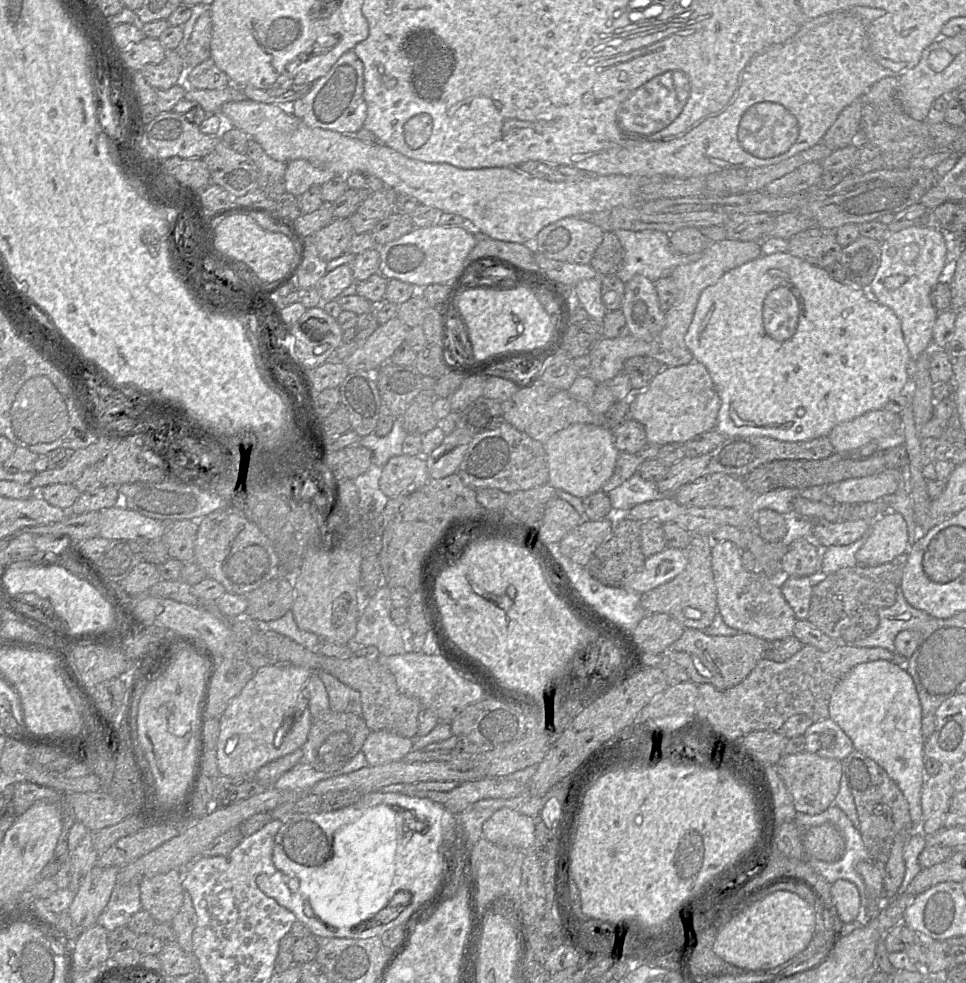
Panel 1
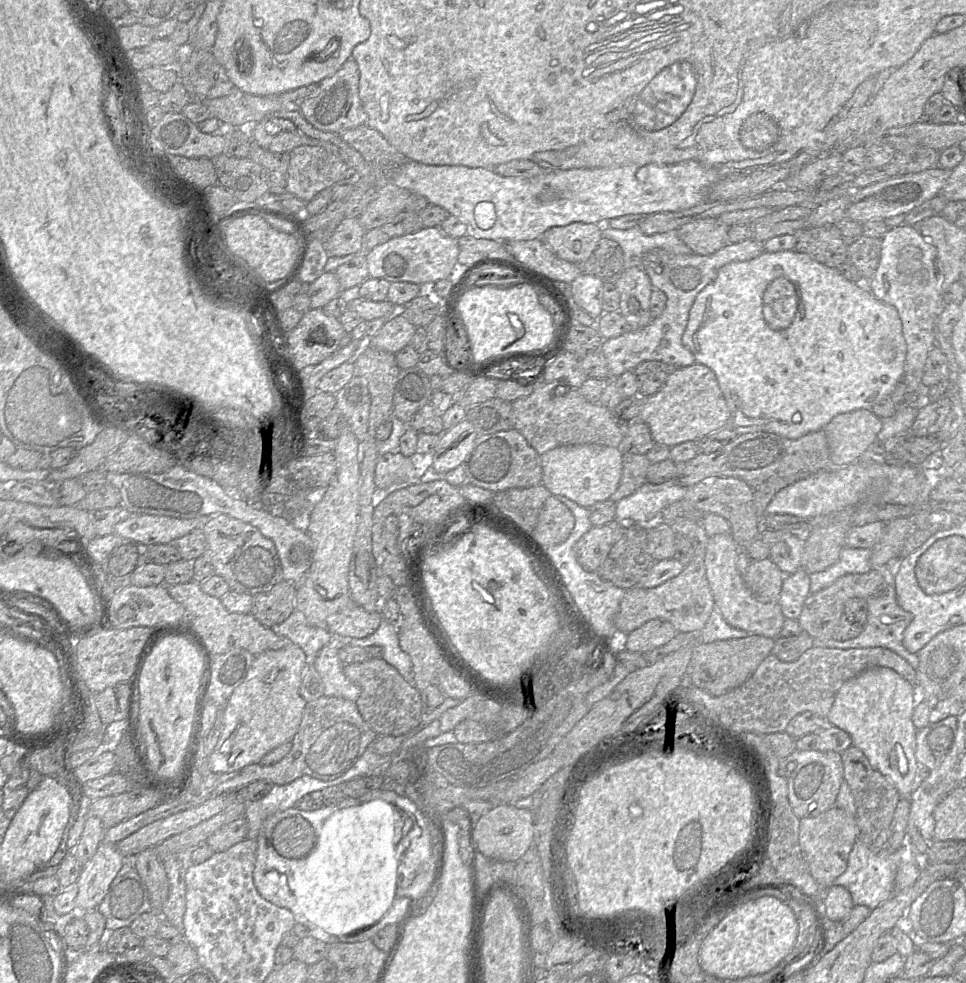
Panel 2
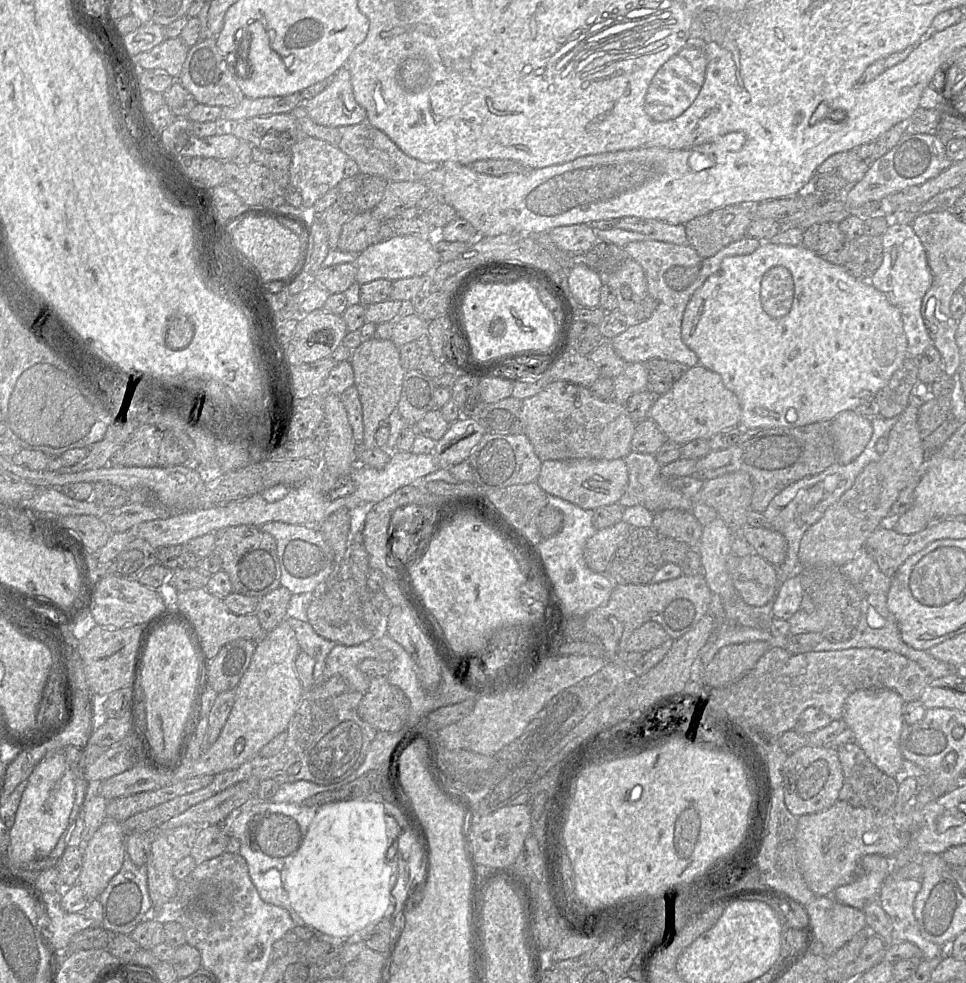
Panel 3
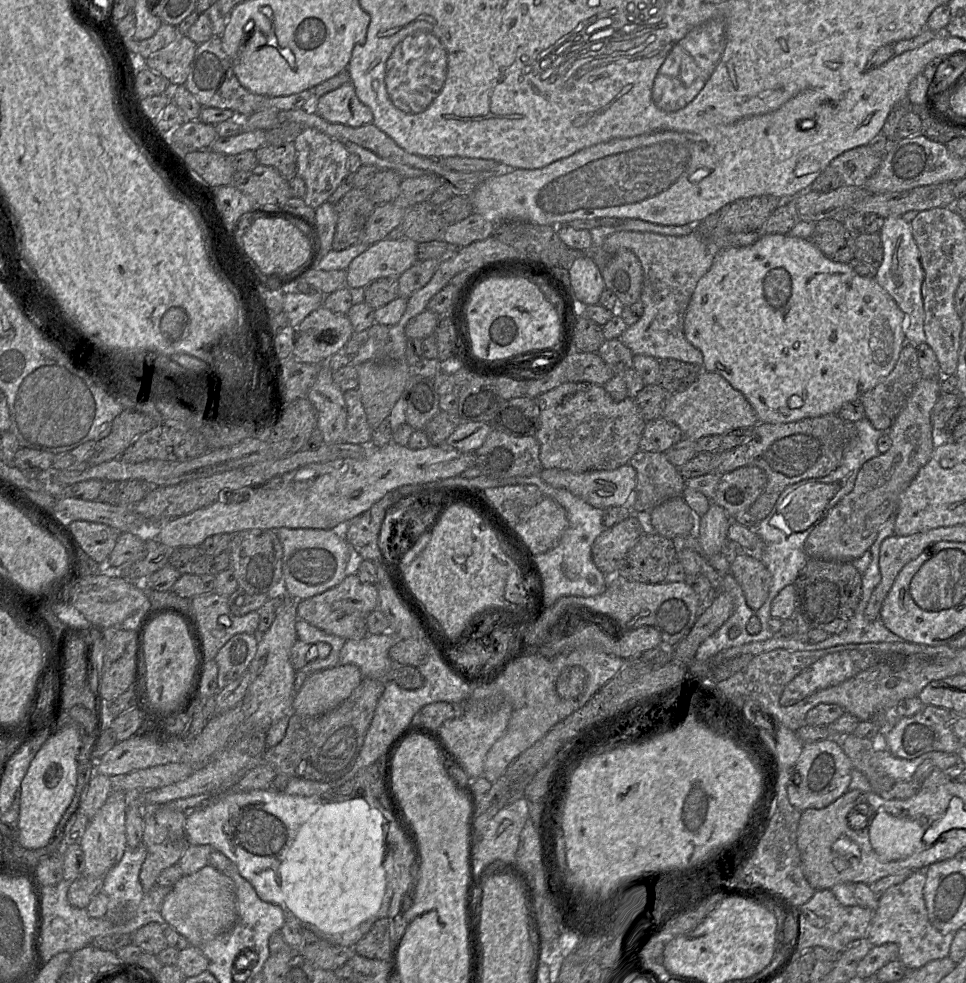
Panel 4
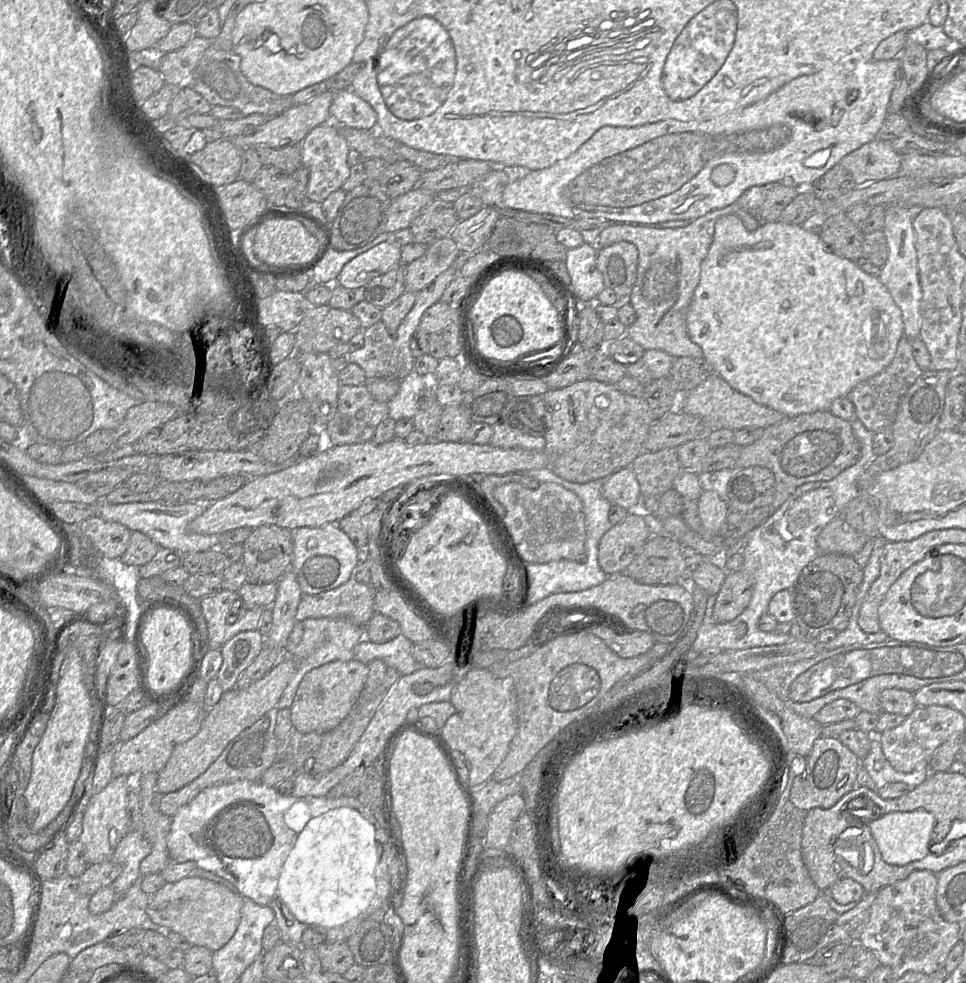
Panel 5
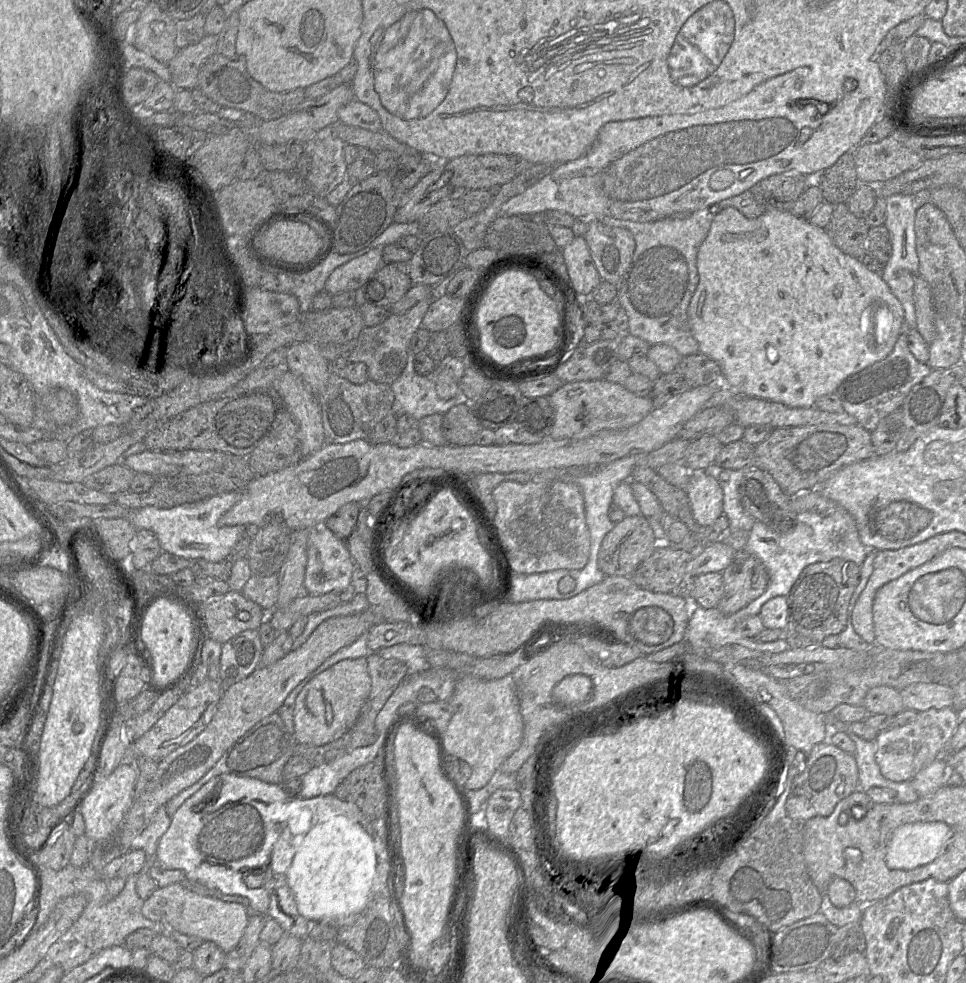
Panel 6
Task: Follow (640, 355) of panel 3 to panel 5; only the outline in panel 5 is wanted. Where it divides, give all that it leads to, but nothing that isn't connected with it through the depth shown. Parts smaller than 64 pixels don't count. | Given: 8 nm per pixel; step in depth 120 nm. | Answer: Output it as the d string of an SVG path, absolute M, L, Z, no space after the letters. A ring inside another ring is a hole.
M736 202L728 205L725 208L721 209L715 209L704 216L701 216L695 220L693 220L689 225L685 227L680 227L680 228L654 228L654 227L649 227L649 226L644 226L640 224L632 224L632 223L615 223L611 224L608 227L606 227L600 234L599 239L597 241L596 246L597 247L607 247L613 243L620 242L620 241L628 241L633 243L637 249L638 249L638 269L637 269L637 278L635 281L635 284L633 286L632 292L629 296L628 299L622 300L622 301L628 301L634 308L636 312L636 321L630 326L627 327L626 329L626 336L631 338L633 341L638 343L644 350L651 350L651 349L657 349L657 350L662 350L669 355L671 355L673 358L679 358L679 357L691 357L691 358L702 358L703 357L703 351L702 348L694 343L689 335L688 335L688 329L687 329L687 312L692 300L692 297L694 295L694 291L700 281L700 273L701 273L701 264L705 257L708 254L709 247L713 241L713 236L714 236L714 229L715 229L715 223L718 218L725 216L725 215L735 215L738 218L741 219L743 222L745 228L749 231L754 231L760 226L760 222L752 216L750 213L742 209Z

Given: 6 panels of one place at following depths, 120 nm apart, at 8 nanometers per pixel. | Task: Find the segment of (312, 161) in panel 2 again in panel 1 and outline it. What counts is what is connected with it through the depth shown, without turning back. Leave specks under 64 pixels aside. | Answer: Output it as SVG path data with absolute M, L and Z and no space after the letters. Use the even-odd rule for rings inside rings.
M292 160L286 165L286 192L300 196L311 186L323 185L335 176L336 173L316 167L306 160Z

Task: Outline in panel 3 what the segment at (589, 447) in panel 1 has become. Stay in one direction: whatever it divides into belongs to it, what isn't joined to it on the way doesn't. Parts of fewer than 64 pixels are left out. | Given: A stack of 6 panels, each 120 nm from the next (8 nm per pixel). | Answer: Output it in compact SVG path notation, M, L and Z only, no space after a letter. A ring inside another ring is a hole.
M624 459L548 460L543 461L537 484L548 494L560 497L585 510L618 503L628 486L628 469Z

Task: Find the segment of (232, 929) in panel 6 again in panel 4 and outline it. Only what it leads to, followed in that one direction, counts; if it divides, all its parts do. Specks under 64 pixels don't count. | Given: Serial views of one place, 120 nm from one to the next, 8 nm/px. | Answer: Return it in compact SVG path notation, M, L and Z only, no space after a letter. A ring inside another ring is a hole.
M206 865L177 881L163 901L161 915L166 925L185 937L190 946L203 947L217 936L230 931L237 920L234 884L227 875Z

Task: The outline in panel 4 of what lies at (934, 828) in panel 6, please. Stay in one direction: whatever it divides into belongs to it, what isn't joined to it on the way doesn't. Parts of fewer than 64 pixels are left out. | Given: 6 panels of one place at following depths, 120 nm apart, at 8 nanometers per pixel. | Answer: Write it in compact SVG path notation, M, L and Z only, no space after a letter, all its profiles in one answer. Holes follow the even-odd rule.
M876 813L868 827L869 841L883 862L904 859L923 850L924 828L915 819Z

